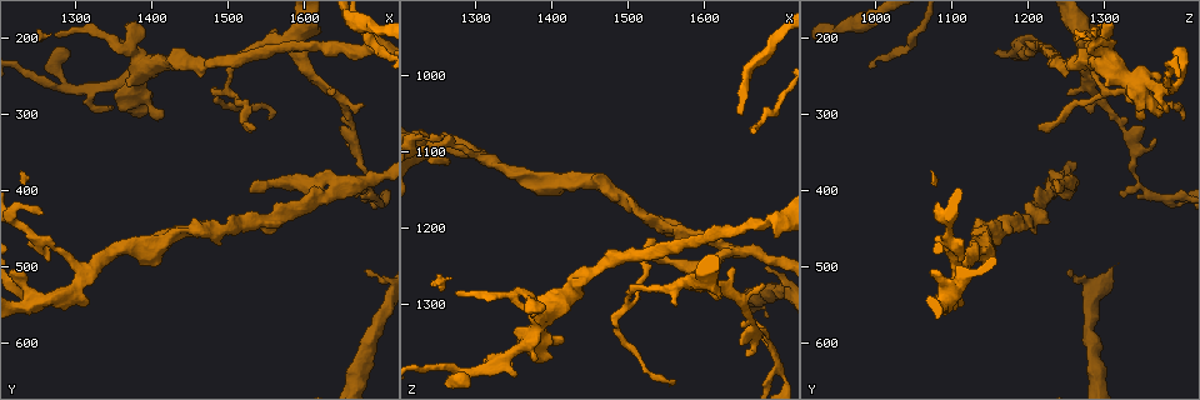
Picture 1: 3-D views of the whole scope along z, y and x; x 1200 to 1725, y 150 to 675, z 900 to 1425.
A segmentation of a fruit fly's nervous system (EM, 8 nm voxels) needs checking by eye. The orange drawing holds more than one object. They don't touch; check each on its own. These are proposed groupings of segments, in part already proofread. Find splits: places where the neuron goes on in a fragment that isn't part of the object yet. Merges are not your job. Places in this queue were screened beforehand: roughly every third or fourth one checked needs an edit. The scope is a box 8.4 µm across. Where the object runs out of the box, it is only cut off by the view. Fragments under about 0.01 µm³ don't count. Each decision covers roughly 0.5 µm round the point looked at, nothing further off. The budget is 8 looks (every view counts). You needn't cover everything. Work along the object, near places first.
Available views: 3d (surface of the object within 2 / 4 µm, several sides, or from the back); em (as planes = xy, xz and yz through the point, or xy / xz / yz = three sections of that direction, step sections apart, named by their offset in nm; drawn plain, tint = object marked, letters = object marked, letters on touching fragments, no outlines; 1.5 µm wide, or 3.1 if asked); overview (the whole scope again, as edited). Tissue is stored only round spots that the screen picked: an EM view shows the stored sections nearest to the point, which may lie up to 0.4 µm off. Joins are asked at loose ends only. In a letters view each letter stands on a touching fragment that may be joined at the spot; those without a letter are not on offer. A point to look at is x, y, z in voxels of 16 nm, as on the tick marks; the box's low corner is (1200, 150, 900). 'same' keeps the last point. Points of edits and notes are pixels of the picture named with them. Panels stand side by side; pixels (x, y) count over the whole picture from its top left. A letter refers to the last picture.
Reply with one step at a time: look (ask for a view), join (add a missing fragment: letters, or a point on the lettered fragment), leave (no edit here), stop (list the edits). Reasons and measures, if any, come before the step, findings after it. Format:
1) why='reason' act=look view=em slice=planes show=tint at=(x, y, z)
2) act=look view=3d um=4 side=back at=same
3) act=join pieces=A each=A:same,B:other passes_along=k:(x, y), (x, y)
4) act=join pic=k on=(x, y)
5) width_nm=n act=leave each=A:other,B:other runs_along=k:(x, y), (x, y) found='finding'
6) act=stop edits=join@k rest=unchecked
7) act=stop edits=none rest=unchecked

why='thin end' act=look view=em slice=yz step=8 show=letters at=(1530, 320, 1215)

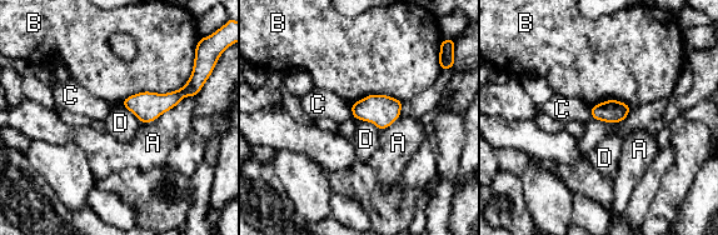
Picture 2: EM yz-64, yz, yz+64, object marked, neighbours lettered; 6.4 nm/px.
act=leave each=A:other,B:other,C:other,D:other border=2:(353, 116), (372, 121), (379, 130) found='none of them fits'

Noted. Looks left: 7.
why='an open end' act=look view=3d um=2 at=(1655, 330, 1365)

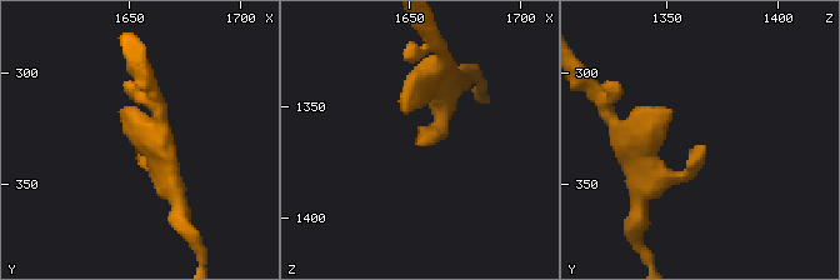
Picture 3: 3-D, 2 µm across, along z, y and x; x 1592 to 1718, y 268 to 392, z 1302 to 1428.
act=look view=em slice=planes show=letters at=(1658, 331, 1366)

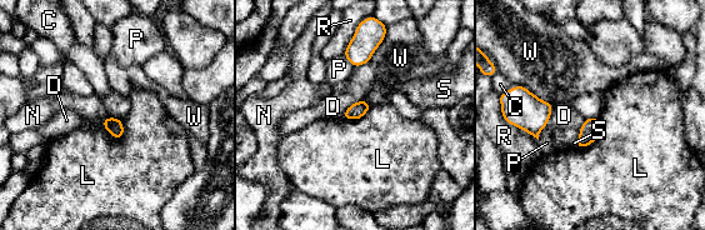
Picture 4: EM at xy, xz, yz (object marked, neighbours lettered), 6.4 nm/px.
longest_contact=W:300nm act=leave each=C:other,D:other,L:other,N:other,P:other,R:other,S:other,W:other border=4:(103, 123), (115, 138), (124, 134) found='no lettered fragment goes on from it'

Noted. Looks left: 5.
why='an open end' act=look view=3d um=2 at=(1680, 505, 1255)

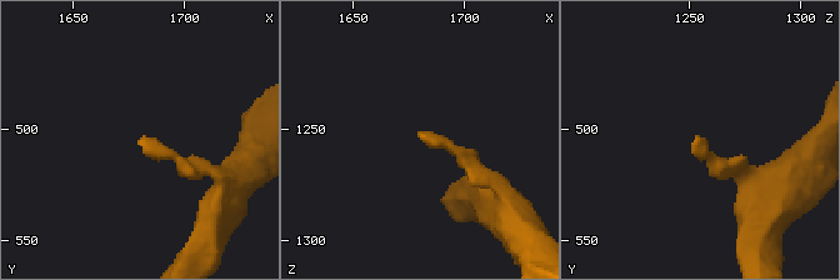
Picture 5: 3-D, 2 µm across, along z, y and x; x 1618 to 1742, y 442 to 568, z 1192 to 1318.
act=look view=em slice=planes show=letters at=(1682, 505, 1253)

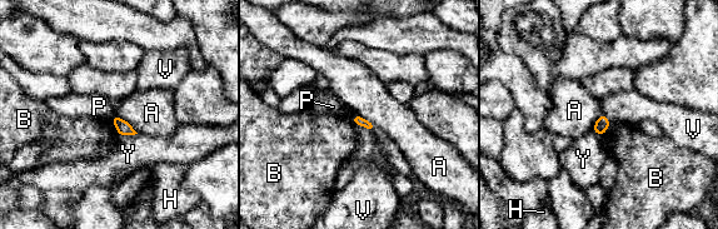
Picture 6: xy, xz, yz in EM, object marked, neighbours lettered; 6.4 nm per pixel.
act=leave each=A:other,B:other,H:other,P:other,V:other,Y:other border=6:(353, 114), (369, 120), (375, 128) found='none of them fits'

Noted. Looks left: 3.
act=stop edits=none rest=unchecked

